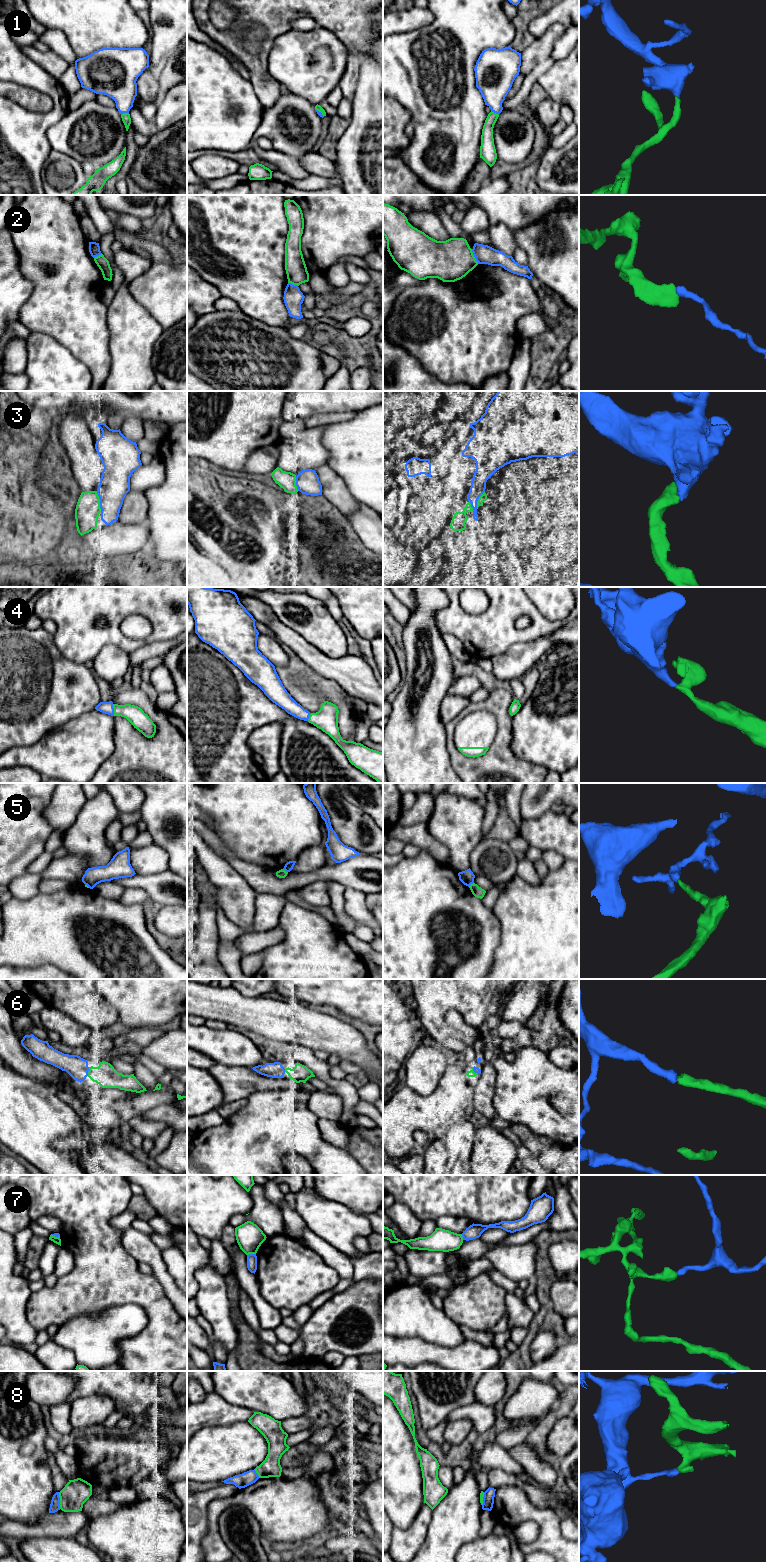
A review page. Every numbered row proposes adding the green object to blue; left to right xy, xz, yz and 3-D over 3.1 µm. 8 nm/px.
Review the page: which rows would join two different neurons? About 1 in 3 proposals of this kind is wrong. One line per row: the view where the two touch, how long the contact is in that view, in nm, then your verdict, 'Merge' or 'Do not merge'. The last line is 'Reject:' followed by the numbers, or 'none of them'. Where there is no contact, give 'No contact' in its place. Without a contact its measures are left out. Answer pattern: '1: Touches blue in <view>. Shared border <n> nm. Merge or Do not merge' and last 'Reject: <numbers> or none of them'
1: Touches blue in xy. Shared border 70 nm. Merge
2: Touches blue in yz. Shared border 130 nm. Do not merge
3: Touches blue in xy. Shared border 170 nm. Merge
4: Touches blue in xy. Shared border 100 nm. Merge
5: Touches blue in yz. Shared border 60 nm. Do not merge
6: Touches blue in xy. Shared border 70 nm. Merge
7: Touches blue in xz. Shared border 70 nm. Do not merge
8: Touches blue in xy. Shared border 140 nm. Do not merge
Reject: 2, 5, 7, 8

